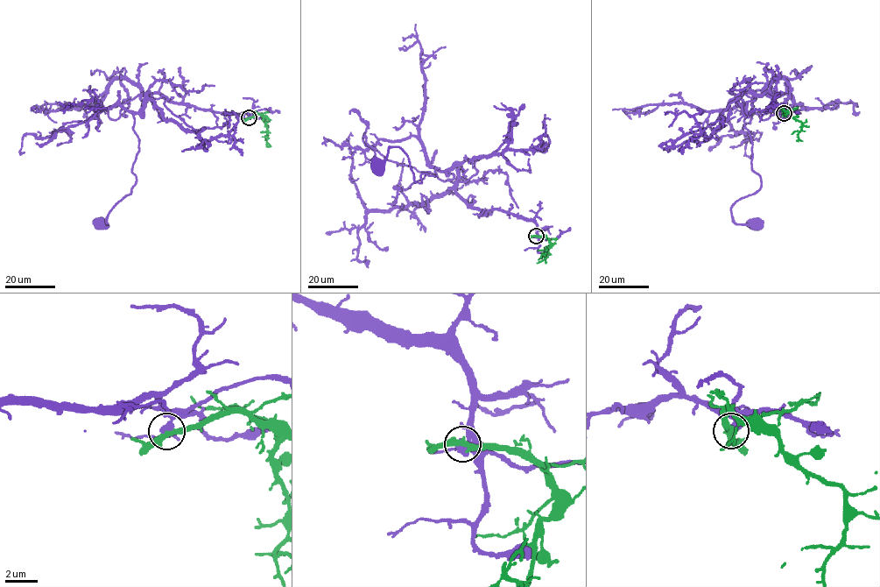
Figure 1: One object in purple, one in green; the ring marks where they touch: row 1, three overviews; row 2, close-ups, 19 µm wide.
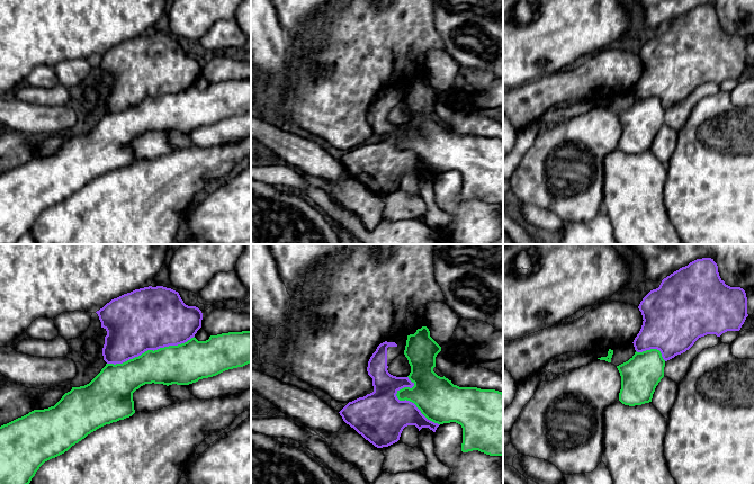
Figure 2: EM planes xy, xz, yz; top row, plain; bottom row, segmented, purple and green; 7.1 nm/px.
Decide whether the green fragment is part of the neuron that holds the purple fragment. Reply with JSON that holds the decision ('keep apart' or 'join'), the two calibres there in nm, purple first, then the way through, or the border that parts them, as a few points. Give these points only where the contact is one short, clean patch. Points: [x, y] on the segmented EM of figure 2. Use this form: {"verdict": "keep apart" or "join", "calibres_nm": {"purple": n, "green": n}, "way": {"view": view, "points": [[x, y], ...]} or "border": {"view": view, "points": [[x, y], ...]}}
{"verdict": "keep apart", "calibres_nm": {"purple": 440, "green": 280}}

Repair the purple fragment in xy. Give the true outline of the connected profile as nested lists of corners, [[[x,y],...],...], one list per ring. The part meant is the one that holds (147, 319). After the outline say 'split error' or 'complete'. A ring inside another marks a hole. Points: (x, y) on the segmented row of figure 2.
[[[144,287],[111,299],[96,312],[107,331],[102,348],[107,364],[123,364],[147,350],[178,346],[195,337],[203,313],[183,303],[178,292]]] | complete

